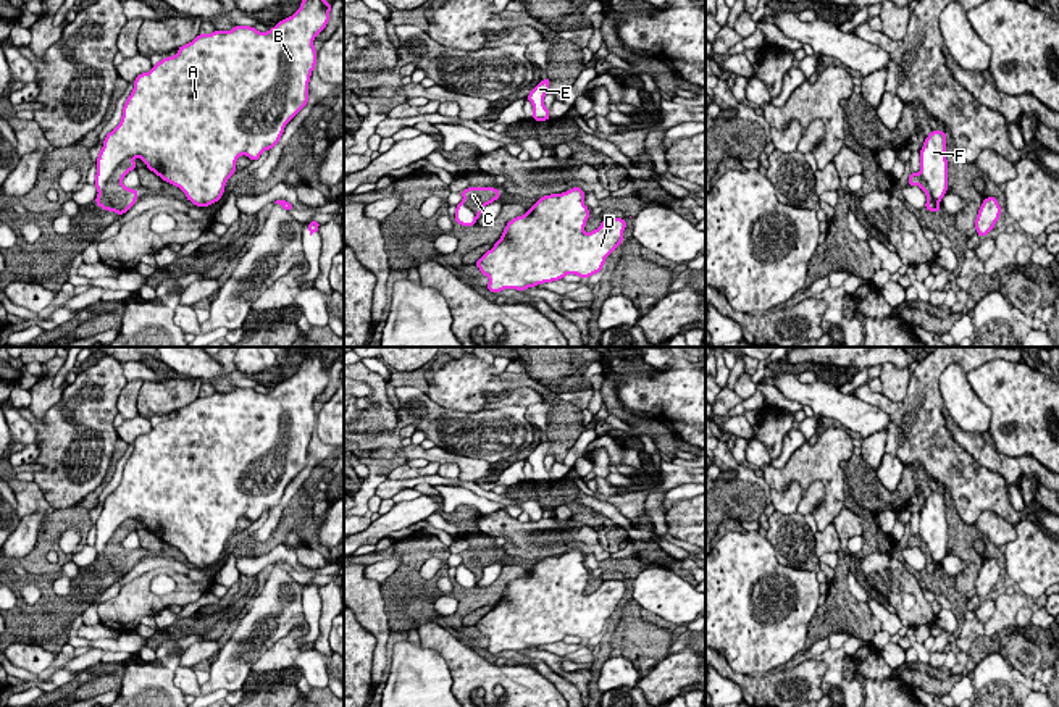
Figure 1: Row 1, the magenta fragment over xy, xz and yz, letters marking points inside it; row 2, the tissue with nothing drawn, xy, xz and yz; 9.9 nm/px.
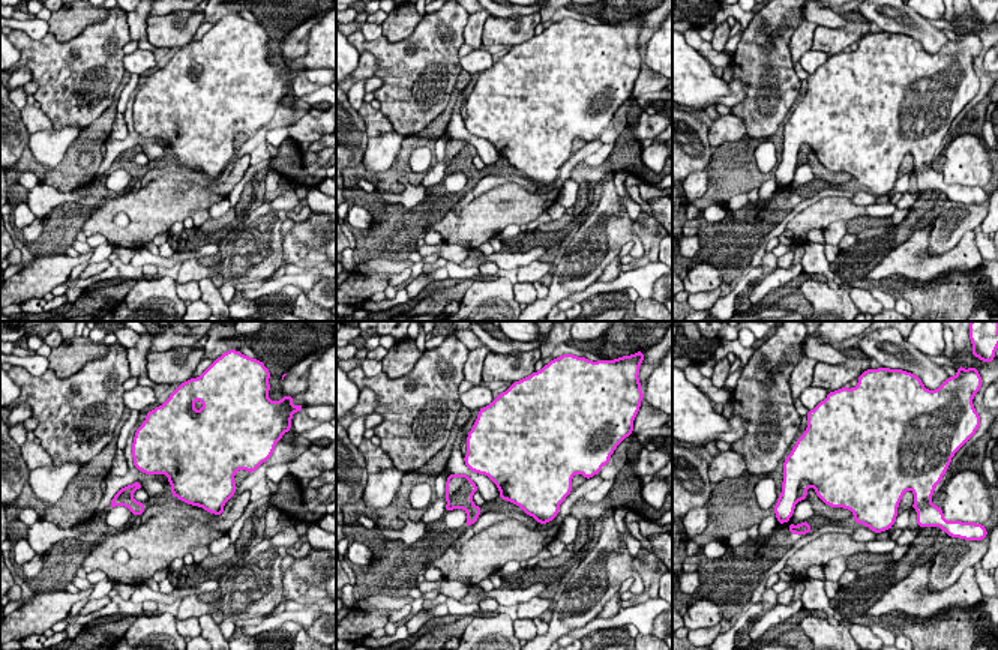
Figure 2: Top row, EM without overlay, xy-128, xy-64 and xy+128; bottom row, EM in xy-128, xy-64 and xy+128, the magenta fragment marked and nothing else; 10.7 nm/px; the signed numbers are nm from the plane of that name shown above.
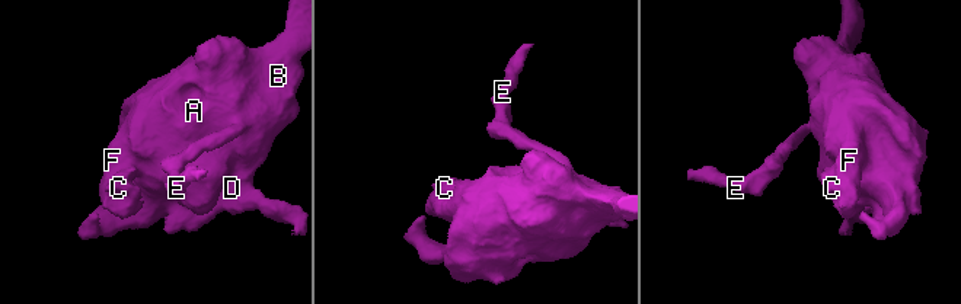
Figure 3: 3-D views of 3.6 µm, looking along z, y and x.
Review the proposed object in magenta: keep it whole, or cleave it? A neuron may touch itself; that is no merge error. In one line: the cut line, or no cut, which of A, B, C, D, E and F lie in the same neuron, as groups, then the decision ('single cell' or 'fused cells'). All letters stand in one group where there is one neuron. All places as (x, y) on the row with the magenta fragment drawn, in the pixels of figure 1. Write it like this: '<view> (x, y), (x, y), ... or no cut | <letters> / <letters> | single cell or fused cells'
xy (131, 155), (117, 167), (99, 194) | A B D E F / C | fused cells

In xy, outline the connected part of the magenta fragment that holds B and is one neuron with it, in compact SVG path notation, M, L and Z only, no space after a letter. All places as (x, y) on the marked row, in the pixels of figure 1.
M302 0L292 16L279 21L268 32L234 26L231 31L199 34L192 42L179 47L176 55L168 55L149 73L139 74L123 107L119 124L103 139L94 184L97 192L103 192L124 158L139 157L150 171L179 187L194 205L216 203L236 171L237 158L245 155L252 161L258 160L265 150L279 142L286 124L308 103L308 82L316 65L313 40L326 27L331 5L324 0Z

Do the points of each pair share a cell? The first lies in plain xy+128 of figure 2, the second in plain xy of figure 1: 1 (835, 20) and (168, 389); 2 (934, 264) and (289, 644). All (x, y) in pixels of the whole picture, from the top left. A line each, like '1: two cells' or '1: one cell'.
1: two cells
2: one cell

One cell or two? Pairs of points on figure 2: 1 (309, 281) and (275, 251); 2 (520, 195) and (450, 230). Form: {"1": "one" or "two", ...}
{"1": "two", "2": "one"}

